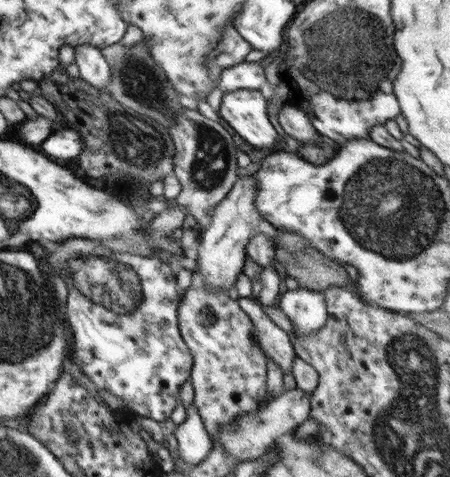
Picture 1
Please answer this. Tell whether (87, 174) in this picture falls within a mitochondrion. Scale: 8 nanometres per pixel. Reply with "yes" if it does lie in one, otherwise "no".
no

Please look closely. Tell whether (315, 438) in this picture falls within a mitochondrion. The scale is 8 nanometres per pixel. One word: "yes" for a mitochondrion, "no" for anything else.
no

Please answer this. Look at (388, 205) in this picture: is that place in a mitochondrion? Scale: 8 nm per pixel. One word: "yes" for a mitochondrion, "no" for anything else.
yes

